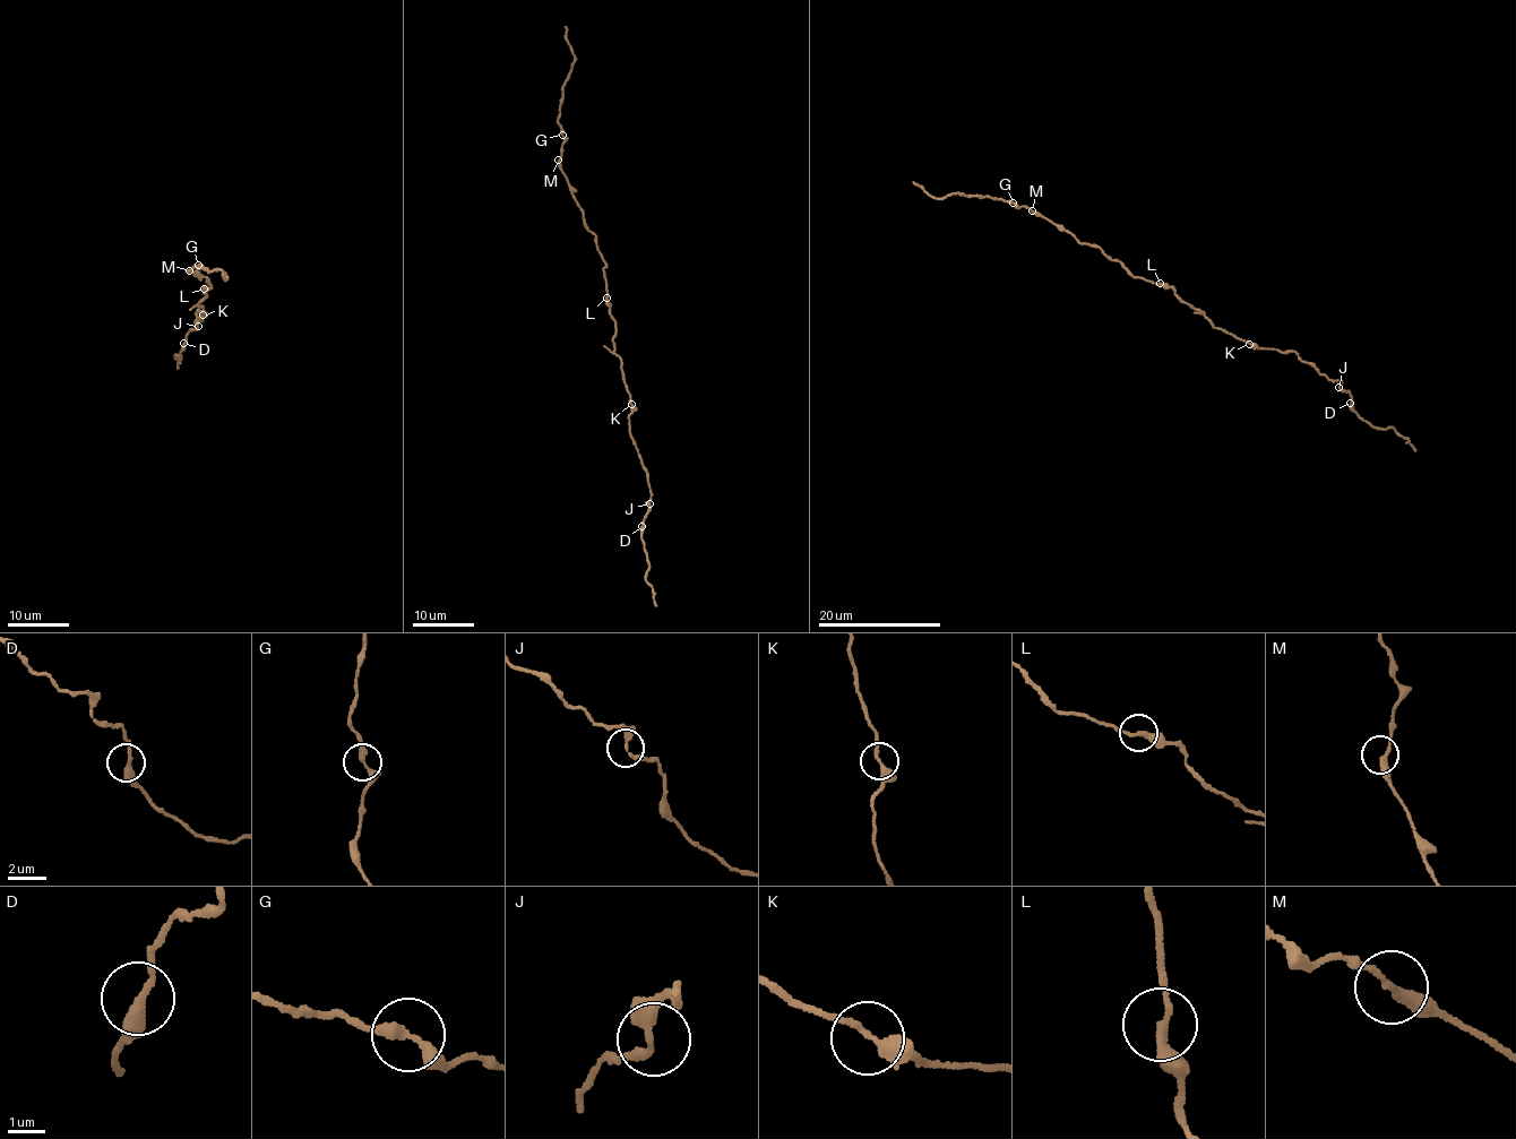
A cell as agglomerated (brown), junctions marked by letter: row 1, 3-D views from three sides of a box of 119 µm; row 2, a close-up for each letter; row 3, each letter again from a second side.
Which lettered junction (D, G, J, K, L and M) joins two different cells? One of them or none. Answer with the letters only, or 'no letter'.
no letter

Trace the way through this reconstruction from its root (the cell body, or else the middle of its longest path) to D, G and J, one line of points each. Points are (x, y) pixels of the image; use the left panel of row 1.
D: (207, 294), (198, 304), (204, 313), (198, 317), (195, 313), (199, 308), (203, 320), (188, 330), (183, 343)
G: (207, 294), (205, 287), (208, 291), (210, 285), (208, 278), (201, 276), (201, 279), (189, 272), (198, 265)
J: (207, 294), (198, 304), (204, 313), (198, 317), (195, 313), (198, 307), (204, 315), (198, 326)

